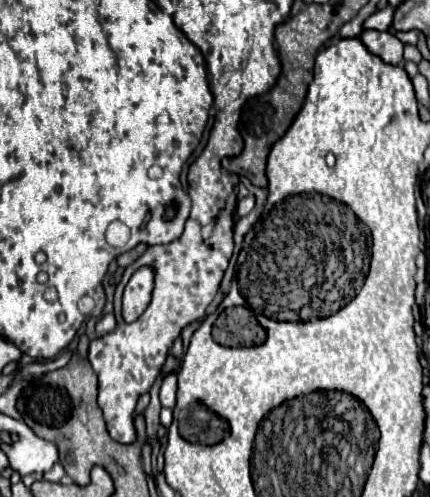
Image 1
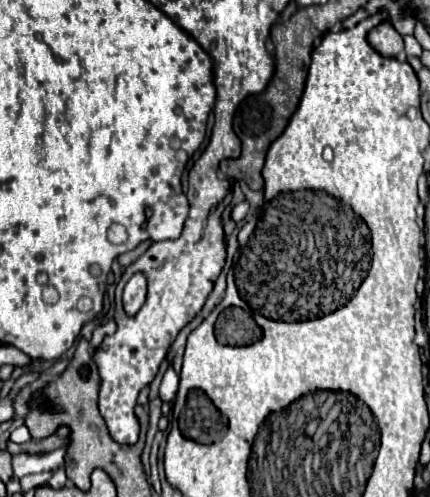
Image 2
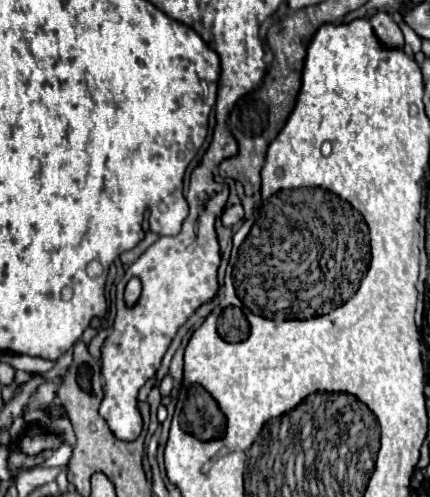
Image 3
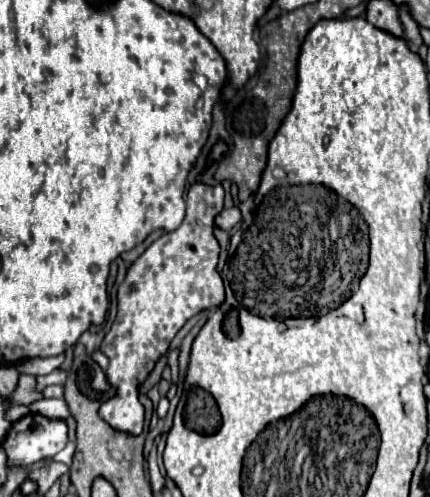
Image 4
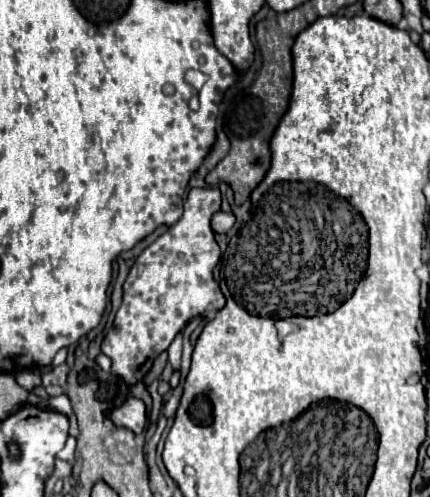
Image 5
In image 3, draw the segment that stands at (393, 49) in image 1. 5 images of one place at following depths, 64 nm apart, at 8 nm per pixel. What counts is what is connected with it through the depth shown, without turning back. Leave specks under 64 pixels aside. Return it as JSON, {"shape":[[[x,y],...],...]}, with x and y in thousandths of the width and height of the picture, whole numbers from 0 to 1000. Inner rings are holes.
{"shape":[[[874,24],[865,36],[860,36],[860,48],[870,56],[870,68],[874,76],[884,80],[884,89],[893,97],[926,97],[935,101],[940,97],[940,72],[935,72],[935,60],[930,52],[898,28],[898,24]]]}

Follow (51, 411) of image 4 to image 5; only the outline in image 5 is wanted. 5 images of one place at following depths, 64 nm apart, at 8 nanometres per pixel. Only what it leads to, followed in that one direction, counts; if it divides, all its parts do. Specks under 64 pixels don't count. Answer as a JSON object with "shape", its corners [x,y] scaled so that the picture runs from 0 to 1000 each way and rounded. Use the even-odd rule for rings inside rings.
{"shape":[[[144,793],[135,801],[116,801],[112,805],[112,817],[116,817],[121,829],[140,829],[149,837],[163,837],[167,833],[167,817],[163,817],[163,805],[158,805],[153,793]]]}

